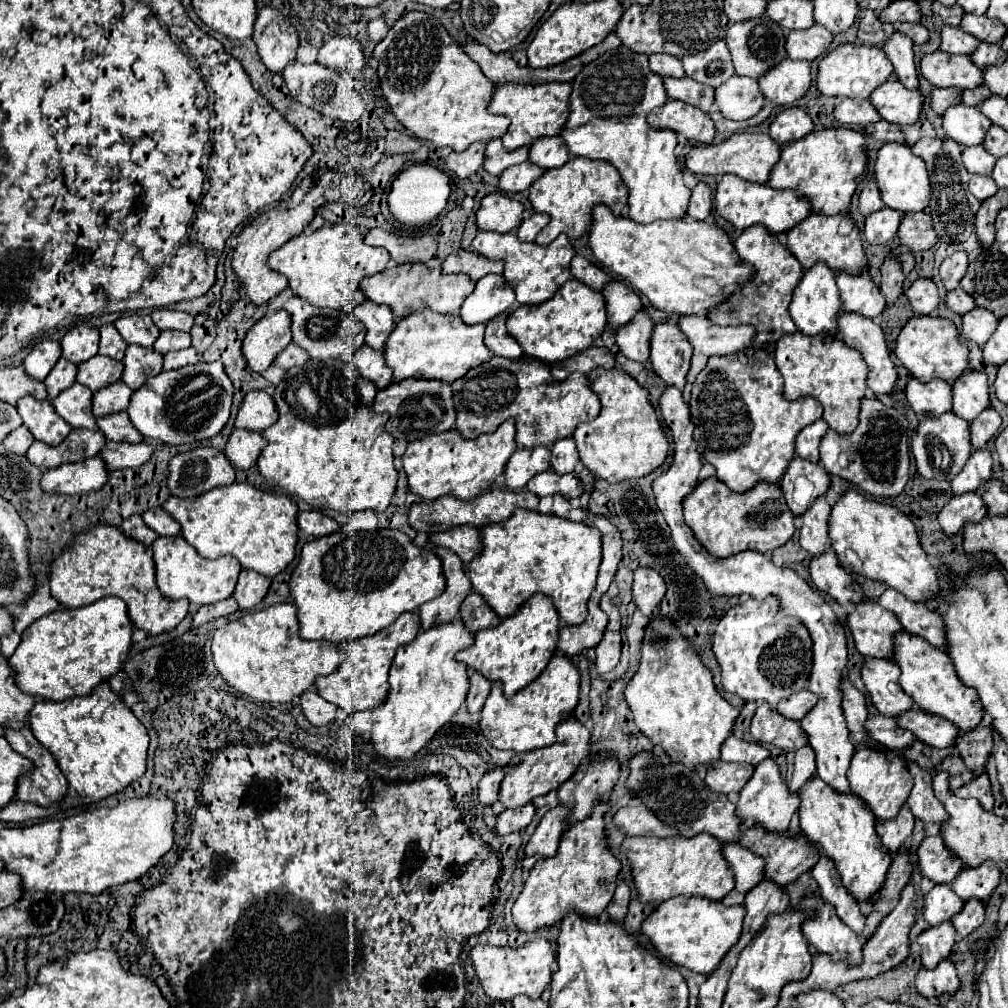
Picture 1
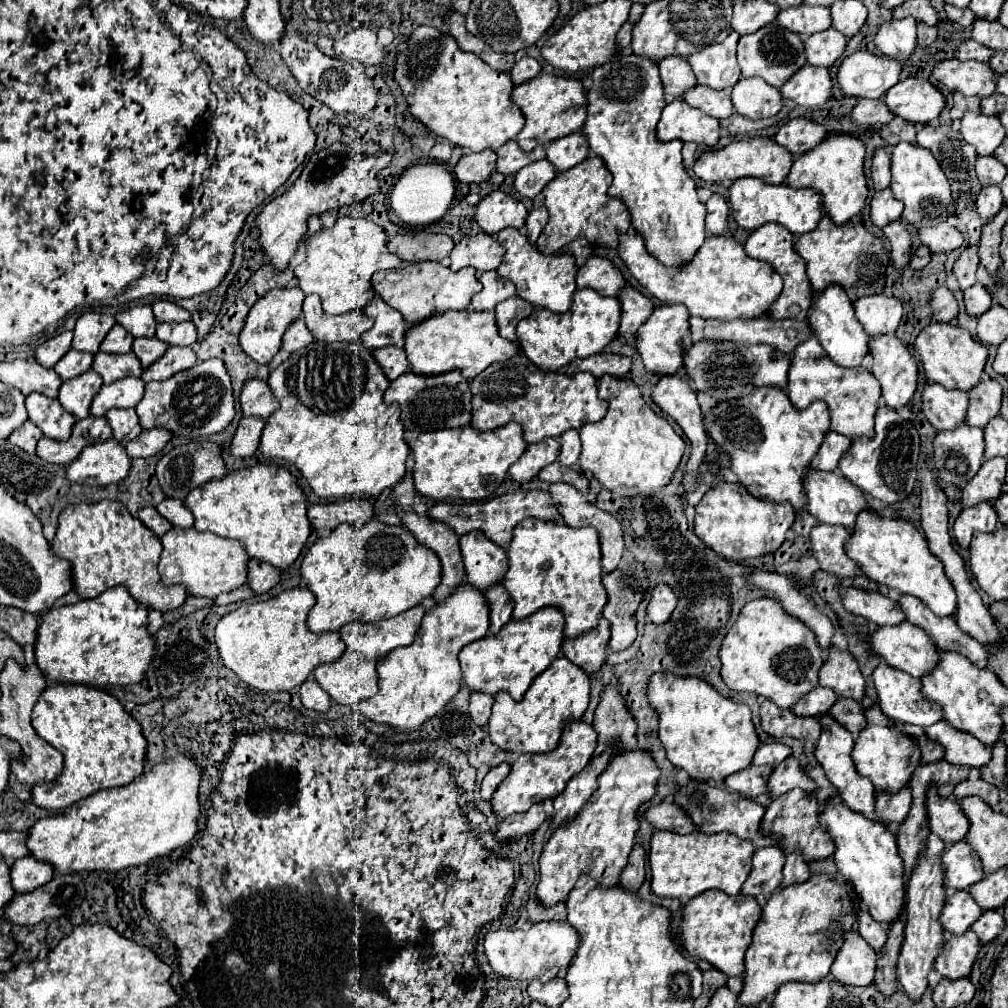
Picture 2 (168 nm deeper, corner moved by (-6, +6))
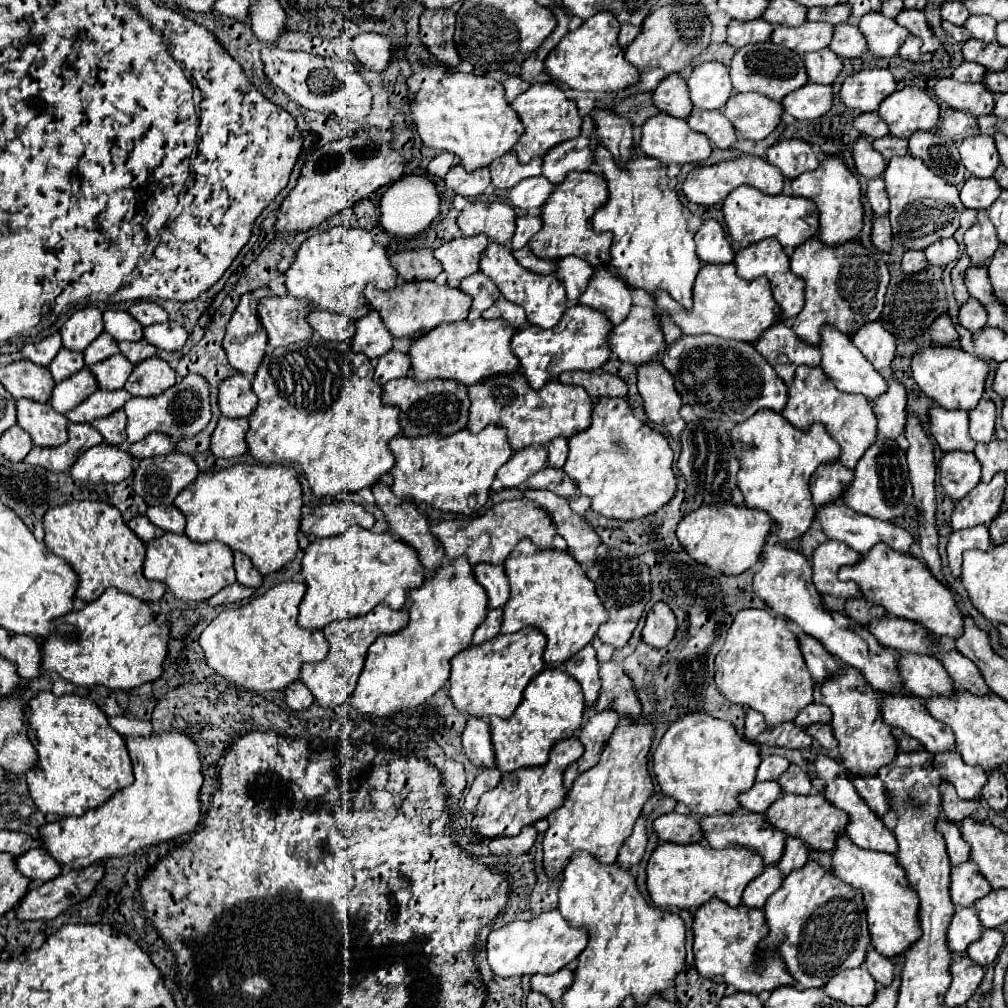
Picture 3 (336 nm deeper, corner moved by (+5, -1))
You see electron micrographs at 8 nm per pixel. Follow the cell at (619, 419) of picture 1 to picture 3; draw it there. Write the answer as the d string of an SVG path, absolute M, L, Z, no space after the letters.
M608 397L598 399L592 411L592 425L582 433L572 435L568 439L568 447L570 447L570 453L562 469L576 483L580 493L592 499L592 509L604 517L640 519L644 515L658 511L662 505L666 505L676 491L676 475L672 469L672 449L666 437L654 431L652 427L648 427L644 421L636 419L626 399L608 399Z

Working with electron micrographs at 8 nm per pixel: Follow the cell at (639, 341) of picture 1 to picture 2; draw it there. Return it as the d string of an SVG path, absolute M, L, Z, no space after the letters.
M631 284L623 286L617 294L619 302L623 304L623 312L621 312L621 328L619 334L625 336L629 342L635 340L635 332L637 328L651 316L653 312L653 302L643 296L639 290L635 290Z

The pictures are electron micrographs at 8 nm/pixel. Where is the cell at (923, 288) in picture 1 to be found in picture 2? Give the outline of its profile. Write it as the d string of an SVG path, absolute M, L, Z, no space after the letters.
M937 288L931 298L933 320L935 322L953 322L959 314L959 304L949 288Z

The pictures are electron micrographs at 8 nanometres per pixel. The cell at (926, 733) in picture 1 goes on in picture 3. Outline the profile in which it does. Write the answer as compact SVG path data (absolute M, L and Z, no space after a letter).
M958 751L936 753L934 763L936 763L936 769L940 771L940 777L956 787L956 793L960 795L960 799L978 797L982 785L988 779L982 767L968 767L968 763L960 759Z

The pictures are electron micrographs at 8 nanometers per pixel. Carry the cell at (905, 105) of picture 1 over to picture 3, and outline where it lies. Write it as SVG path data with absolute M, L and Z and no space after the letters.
M904 87L894 91L880 103L878 115L888 123L890 135L910 137L920 129L934 129L940 107L920 87Z

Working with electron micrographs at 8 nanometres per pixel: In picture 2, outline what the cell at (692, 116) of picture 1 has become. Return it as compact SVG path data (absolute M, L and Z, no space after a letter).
M673 100L661 114L657 124L657 140L681 140L713 148L719 142L719 122L711 120L711 116L699 112L697 108L687 106L683 100Z

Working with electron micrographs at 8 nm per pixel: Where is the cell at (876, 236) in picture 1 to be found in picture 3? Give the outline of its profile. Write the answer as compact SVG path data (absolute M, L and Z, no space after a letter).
M876 177L868 181L868 189L866 189L866 199L872 207L874 217L880 215L888 215L888 195L886 195L886 187L884 187L884 179Z

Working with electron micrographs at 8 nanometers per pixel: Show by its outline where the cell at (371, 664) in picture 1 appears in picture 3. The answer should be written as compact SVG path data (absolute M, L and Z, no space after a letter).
M386 603L376 605L368 615L358 617L358 619L342 619L342 621L332 621L328 627L324 627L324 637L330 643L328 657L320 663L306 663L300 671L300 681L310 689L318 705L324 709L334 709L342 703L346 703L354 689L356 681L360 677L360 671L364 667L366 651L368 647L380 637L380 635L392 635L402 631L408 625L408 611L400 609L394 611Z

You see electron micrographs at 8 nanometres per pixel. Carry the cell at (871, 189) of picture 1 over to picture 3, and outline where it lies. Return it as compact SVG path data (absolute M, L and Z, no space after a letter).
M860 137L854 145L854 163L856 163L858 173L866 179L882 177L884 167L886 167L884 157L878 151L874 151L872 143L868 143L864 137Z

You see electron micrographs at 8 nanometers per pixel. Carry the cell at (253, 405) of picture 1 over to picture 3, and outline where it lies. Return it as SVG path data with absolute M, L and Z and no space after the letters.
M232 375L220 383L218 405L224 417L250 417L256 409L256 395L252 383L244 375Z

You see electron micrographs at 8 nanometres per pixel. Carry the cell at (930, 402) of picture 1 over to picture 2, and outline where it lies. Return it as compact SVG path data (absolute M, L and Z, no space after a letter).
M929 382L923 390L923 412L937 430L955 430L967 420L967 392L945 392L943 386Z

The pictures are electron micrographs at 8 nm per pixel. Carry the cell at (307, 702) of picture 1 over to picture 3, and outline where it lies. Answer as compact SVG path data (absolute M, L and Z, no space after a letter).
M300 681L290 683L290 685L286 687L284 695L286 695L286 705L288 705L288 709L292 709L292 711L296 711L296 713L308 709L308 707L312 705L312 701L314 701L314 695L312 695Z

